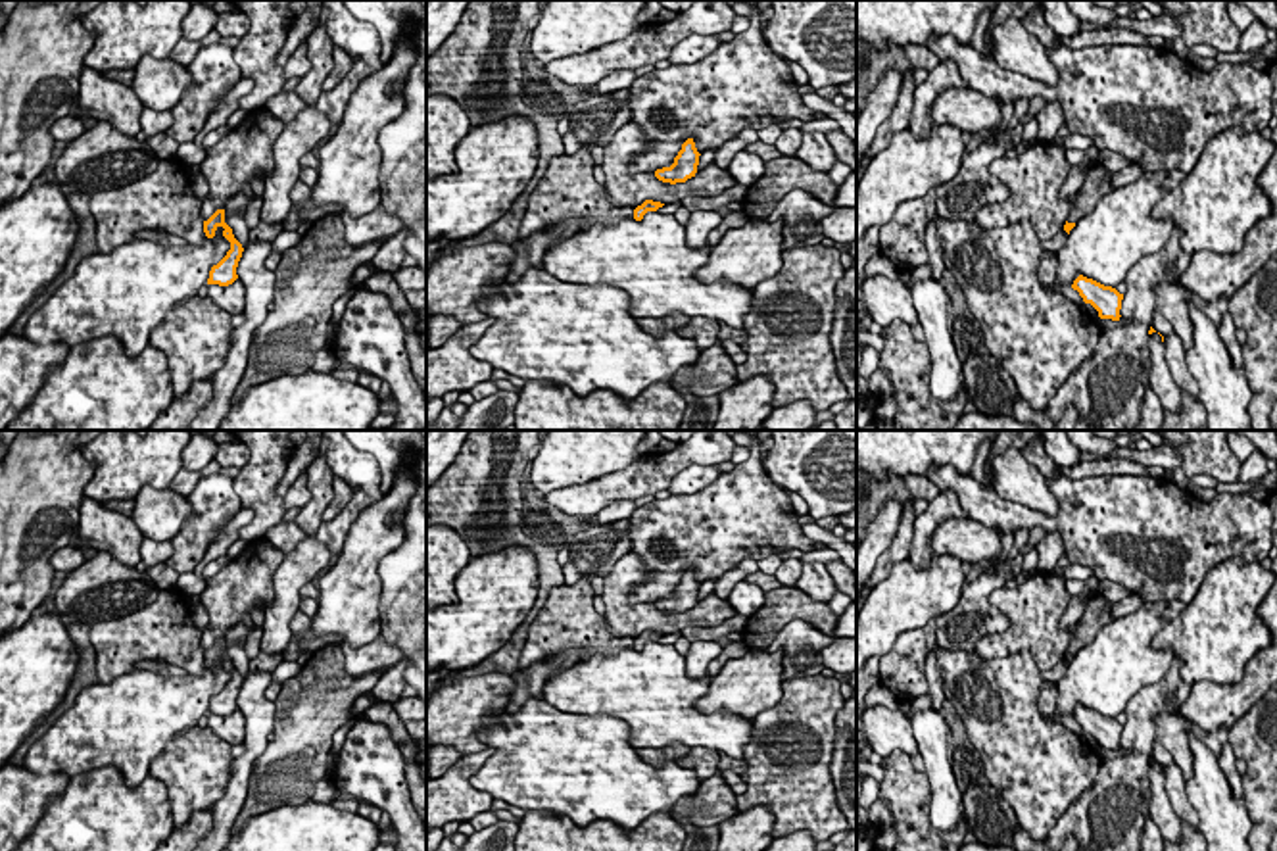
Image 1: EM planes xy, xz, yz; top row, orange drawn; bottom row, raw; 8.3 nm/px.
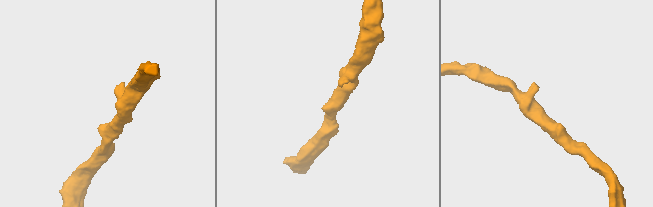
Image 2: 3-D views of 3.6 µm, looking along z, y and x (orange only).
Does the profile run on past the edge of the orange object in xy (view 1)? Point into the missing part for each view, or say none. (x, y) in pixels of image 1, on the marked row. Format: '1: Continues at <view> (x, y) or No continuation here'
1: No continuation here

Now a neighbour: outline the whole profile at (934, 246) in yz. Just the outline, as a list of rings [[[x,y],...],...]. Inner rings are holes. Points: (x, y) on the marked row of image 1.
[[[937,217],[928,223],[924,240],[929,255],[931,279],[941,282],[945,271],[945,257],[943,257],[941,240],[937,236]]]

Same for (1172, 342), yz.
[[[1175,332],[1166,334],[1164,348],[1166,348],[1166,361],[1173,382],[1181,390],[1189,392],[1194,400],[1198,400],[1198,386],[1194,377],[1189,373],[1181,338]]]

